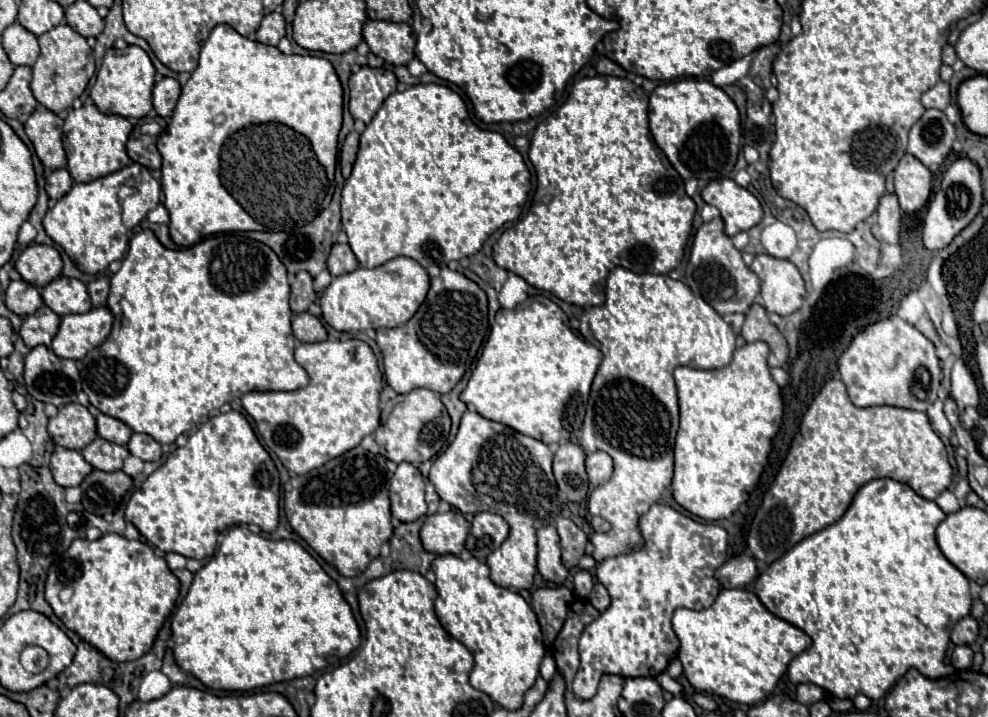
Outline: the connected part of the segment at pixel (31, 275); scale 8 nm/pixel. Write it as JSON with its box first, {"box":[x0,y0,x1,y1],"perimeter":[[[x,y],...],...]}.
{"box":[15,243,63,287],"perimeter":[[[39,243],[29,245],[15,261],[15,269],[21,273],[23,281],[35,287],[45,287],[55,277],[59,277],[61,267],[63,267],[63,261],[59,253],[53,247],[39,245]]]}

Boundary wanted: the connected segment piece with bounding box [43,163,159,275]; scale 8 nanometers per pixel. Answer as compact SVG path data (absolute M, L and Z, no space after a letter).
M133 163L95 181L75 183L73 189L65 197L61 197L55 203L55 207L49 209L47 215L43 217L43 227L47 235L57 245L63 247L63 251L69 255L69 259L75 263L77 269L89 275L97 275L105 271L109 263L123 259L127 251L129 237L127 237L127 227L121 221L121 205L117 199L117 191L121 183L135 185L141 191L151 191L151 187L157 187L157 195L155 201L151 199L151 205L153 207L159 205L159 181L151 177L149 169L145 169L139 163Z

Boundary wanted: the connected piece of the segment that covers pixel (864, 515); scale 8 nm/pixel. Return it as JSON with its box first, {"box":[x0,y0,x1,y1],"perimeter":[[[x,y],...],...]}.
{"box":[755,479,971,699],"perimeter":[[[873,479],[869,483],[865,483],[853,497],[849,509],[845,511],[845,515],[825,527],[819,533],[813,533],[809,537],[805,537],[801,543],[797,543],[791,551],[787,551],[783,557],[779,557],[777,561],[773,561],[755,581],[755,595],[761,599],[761,603],[779,619],[799,627],[801,631],[805,631],[811,639],[813,645],[803,651],[801,655],[797,655],[787,669],[787,675],[791,679],[791,683],[815,683],[819,687],[823,687],[825,691],[833,693],[833,696],[839,699],[847,699],[853,697],[857,693],[867,695],[869,699],[881,699],[893,685],[895,681],[907,673],[907,669],[915,667],[921,675],[927,675],[929,679],[939,679],[943,675],[949,673],[949,667],[943,663],[945,659],[945,651],[949,645],[949,635],[951,635],[951,627],[965,615],[969,615],[971,611],[971,595],[969,595],[969,579],[953,565],[945,559],[945,555],[941,553],[937,541],[935,541],[935,527],[945,519],[945,513],[933,503],[927,501],[923,497],[919,497],[911,487],[893,481],[893,479]]]}

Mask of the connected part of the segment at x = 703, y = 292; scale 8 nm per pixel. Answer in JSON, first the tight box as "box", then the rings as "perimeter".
{"box":[685,217,759,313],"perimeter":[[[717,217],[703,223],[693,239],[691,257],[685,269],[685,281],[691,291],[703,297],[717,313],[747,313],[753,299],[759,293],[759,277],[743,263],[741,253],[733,247],[731,239],[723,231],[723,219]]]}

